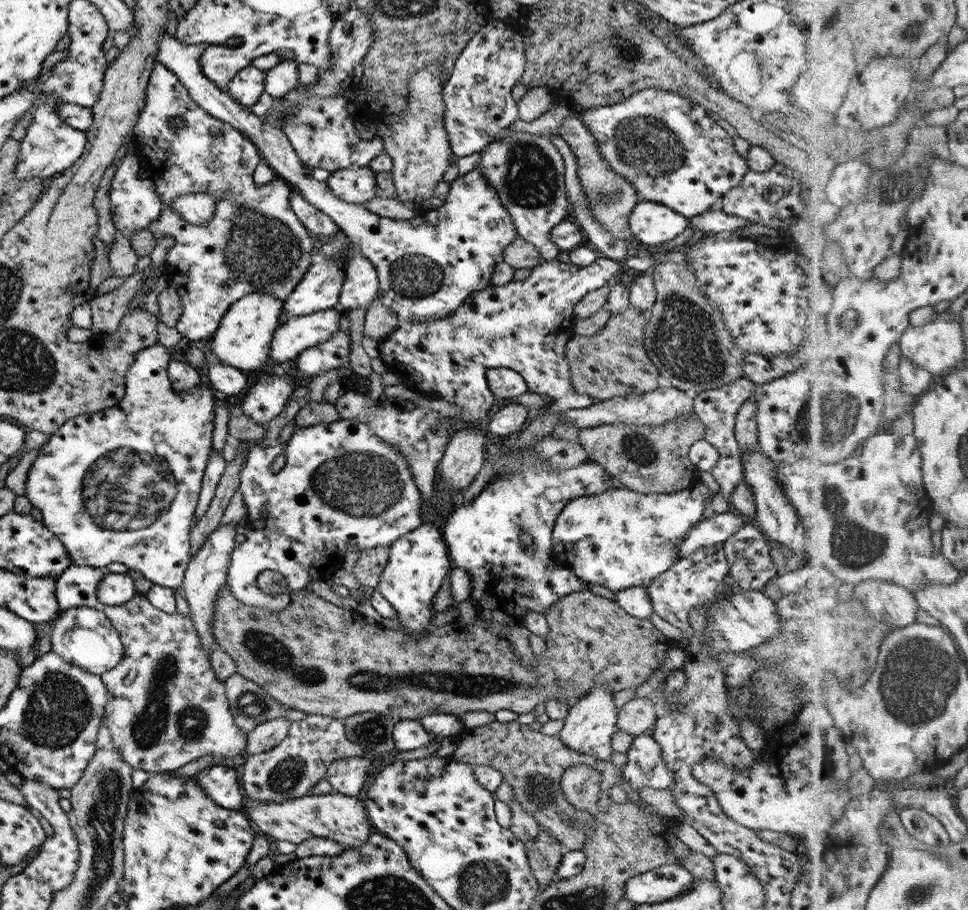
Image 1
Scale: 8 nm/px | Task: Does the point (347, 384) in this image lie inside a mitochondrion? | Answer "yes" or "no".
no

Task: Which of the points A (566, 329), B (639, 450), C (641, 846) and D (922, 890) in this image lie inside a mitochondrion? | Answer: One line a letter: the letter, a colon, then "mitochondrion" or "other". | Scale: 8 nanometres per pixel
A: other
B: mitochondrion
C: other
D: mitochondrion

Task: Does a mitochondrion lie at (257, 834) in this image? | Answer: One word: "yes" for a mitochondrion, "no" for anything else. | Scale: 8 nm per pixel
no

